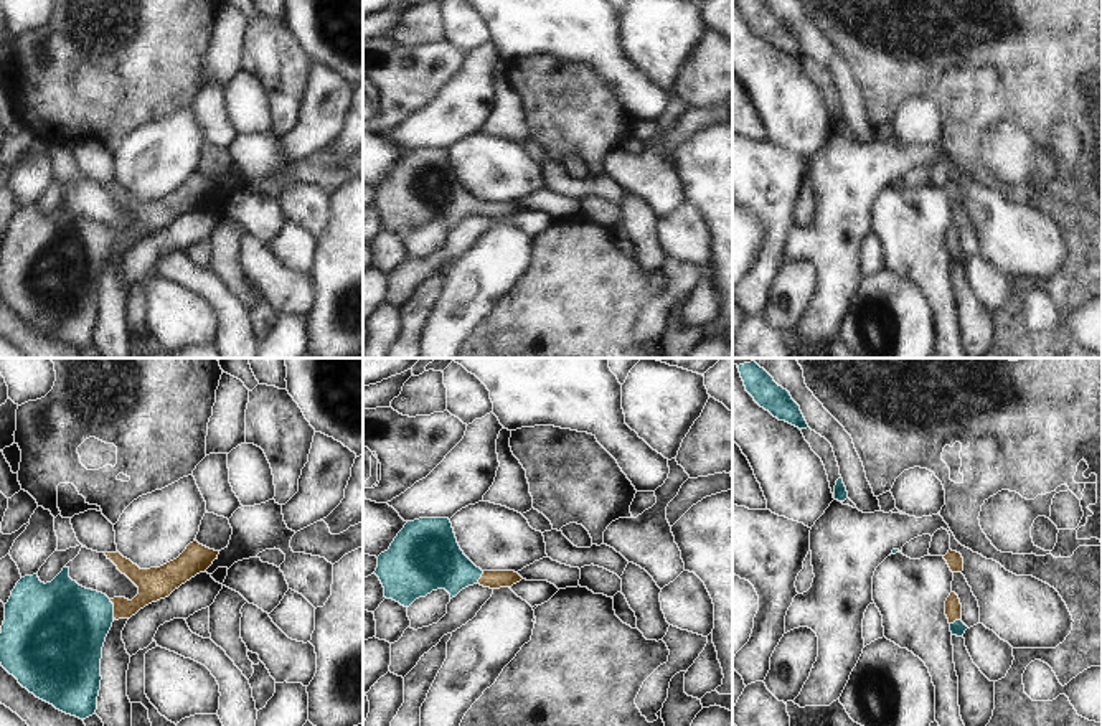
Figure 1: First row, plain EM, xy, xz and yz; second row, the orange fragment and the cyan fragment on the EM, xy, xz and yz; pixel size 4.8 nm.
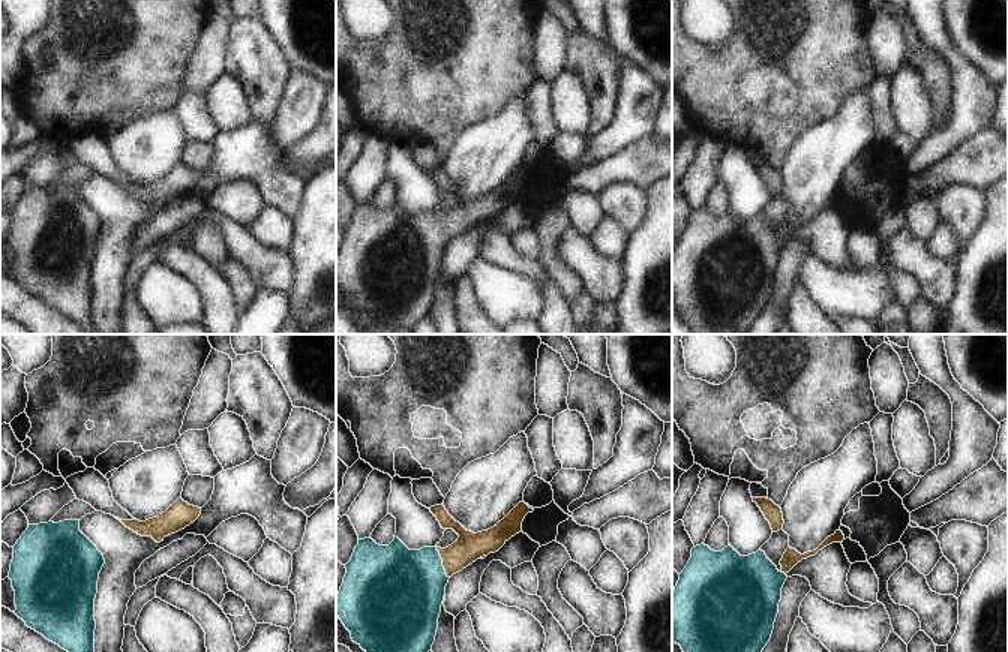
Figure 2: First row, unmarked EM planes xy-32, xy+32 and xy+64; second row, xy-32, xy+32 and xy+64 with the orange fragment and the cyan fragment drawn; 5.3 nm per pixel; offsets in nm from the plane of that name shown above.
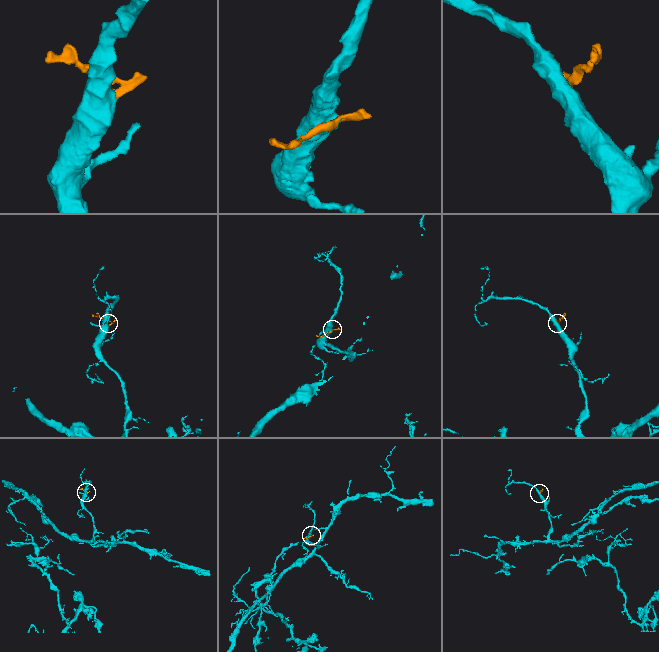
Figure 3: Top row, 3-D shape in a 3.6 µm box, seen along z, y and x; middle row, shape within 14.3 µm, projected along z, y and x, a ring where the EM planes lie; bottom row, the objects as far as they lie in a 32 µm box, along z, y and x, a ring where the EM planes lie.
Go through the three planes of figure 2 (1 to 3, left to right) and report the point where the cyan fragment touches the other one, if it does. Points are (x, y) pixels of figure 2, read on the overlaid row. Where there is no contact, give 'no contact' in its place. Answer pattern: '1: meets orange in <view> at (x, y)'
1: no contact
2: meets orange in xy+32 at (443, 562)
3: meets orange in xy+64 at (783, 571)

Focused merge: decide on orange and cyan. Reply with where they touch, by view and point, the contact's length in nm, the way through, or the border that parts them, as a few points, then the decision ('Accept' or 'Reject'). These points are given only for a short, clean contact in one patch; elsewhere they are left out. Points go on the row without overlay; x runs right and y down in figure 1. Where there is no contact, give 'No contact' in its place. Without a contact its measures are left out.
Touches orange at xy (114, 240). Shared border 100 nm. Path across: xy (157, 213), (134, 236), (114, 240), (66, 254). Accept.

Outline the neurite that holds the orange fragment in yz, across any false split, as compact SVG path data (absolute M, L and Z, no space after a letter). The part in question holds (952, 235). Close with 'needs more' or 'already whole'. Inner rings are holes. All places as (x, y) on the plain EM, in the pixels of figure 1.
M950 223L945 231L945 246L949 249L952 266L963 267L968 257L962 252L962 234L955 223Z | needs more

